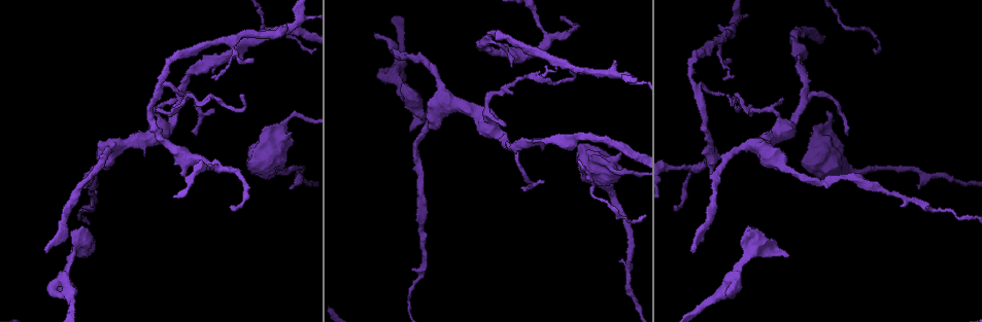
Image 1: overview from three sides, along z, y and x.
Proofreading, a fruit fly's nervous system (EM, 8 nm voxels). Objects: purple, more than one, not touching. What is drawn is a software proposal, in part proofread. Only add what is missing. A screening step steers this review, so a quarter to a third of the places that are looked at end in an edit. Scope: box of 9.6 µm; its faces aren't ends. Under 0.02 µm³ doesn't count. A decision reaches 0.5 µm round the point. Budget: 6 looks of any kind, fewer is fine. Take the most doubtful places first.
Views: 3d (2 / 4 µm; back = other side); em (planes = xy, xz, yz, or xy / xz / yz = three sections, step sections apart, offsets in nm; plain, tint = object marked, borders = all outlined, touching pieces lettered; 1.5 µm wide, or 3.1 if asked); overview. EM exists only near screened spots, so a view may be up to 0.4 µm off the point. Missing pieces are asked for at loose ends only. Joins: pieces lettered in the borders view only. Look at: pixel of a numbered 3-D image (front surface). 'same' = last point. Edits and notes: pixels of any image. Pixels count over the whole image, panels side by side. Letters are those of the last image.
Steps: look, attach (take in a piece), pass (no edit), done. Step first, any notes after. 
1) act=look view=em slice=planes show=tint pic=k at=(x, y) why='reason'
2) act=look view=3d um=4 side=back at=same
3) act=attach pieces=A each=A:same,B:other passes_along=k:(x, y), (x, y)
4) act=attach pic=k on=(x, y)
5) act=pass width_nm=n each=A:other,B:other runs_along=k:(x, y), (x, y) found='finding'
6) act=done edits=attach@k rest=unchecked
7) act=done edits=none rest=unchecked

act=look view=3d um=2 pic=1 at=(46, 249) why='thin end'

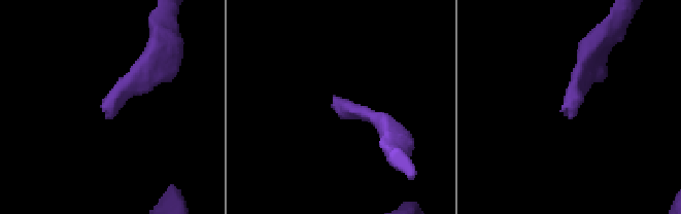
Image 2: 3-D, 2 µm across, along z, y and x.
act=look view=em slice=planes show=borders pic=2 at=(103, 107)

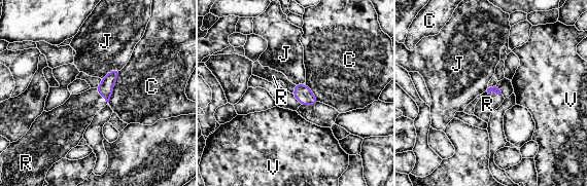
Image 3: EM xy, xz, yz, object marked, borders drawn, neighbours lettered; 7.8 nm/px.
act=attach pieces=R each=C:other,J:other,R:same,V:other passes_along=3:(495, 88), (493, 90), (487, 104) found='it goes on there'

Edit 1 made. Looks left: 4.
act=look view=em slice=xz step=8 show=tint pic=1 at=(674, 206) why='an open end'

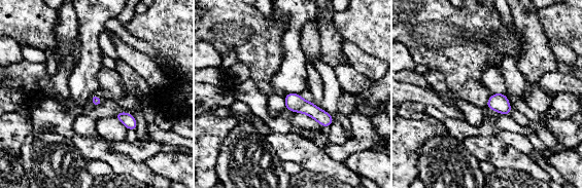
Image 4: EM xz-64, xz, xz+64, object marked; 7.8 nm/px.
act=look view=em slice=planes show=borders at=same

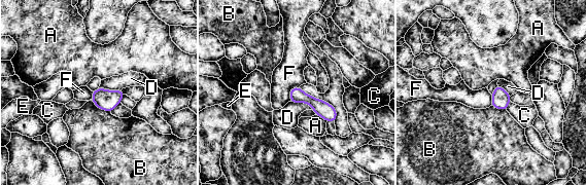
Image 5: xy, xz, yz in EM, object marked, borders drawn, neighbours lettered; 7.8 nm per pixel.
act=pass longest_contact=D:200nm each=A:other,B:other,C:other,D:other,E:other,F:other border=5:(299, 86), (290, 89), (289, 101) found='no lettered piece goes on from it'

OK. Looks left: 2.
act=look view=3d um=4 pic=1 at=(817, 127) why='an open end'

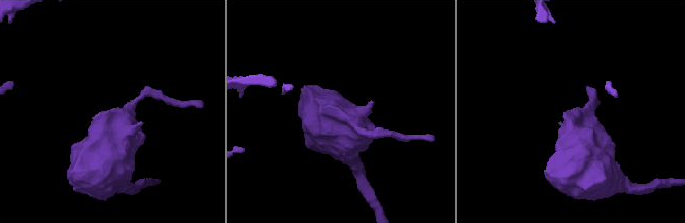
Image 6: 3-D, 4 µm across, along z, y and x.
act=look view=em slice=planes show=borders pic=6 at=(569, 110)

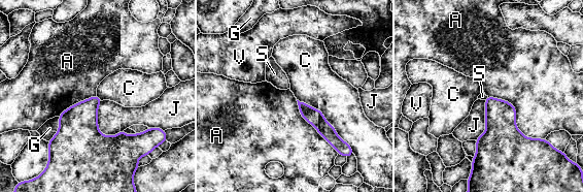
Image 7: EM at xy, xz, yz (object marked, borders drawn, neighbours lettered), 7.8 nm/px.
act=pass each=A:other,C:other,G:other,J:other,S:other,V:other border=7:(297, 99), (317, 108), (348, 144) found='no lettered piece goes on from it'

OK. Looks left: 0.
act=done edits=attach@3 rest=unchecked

